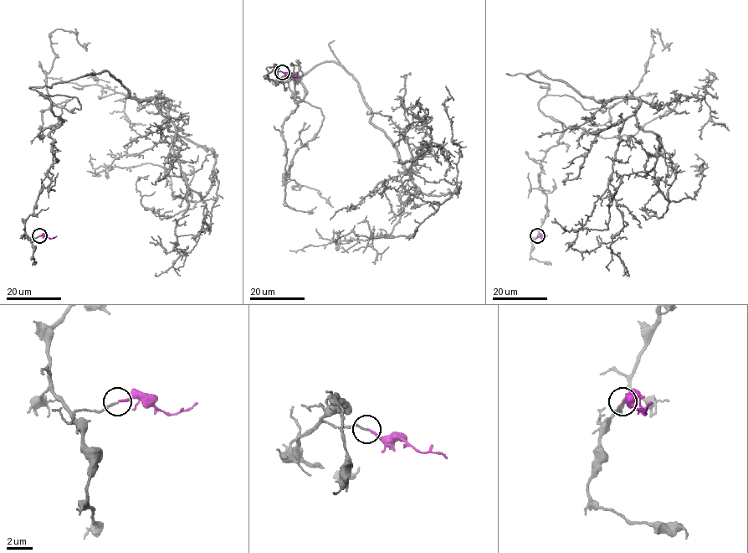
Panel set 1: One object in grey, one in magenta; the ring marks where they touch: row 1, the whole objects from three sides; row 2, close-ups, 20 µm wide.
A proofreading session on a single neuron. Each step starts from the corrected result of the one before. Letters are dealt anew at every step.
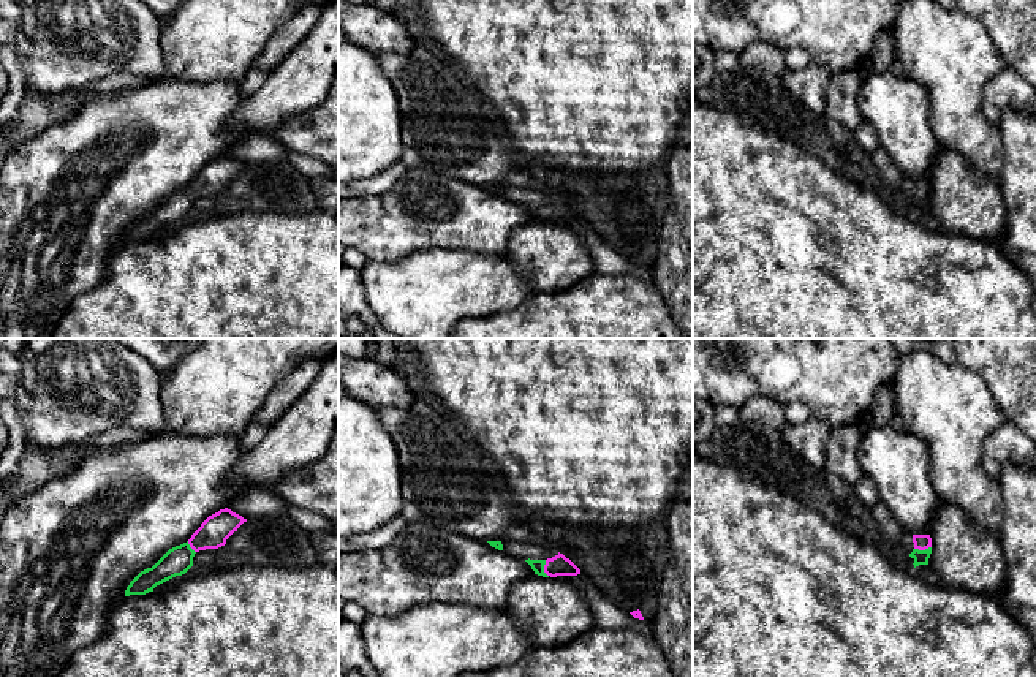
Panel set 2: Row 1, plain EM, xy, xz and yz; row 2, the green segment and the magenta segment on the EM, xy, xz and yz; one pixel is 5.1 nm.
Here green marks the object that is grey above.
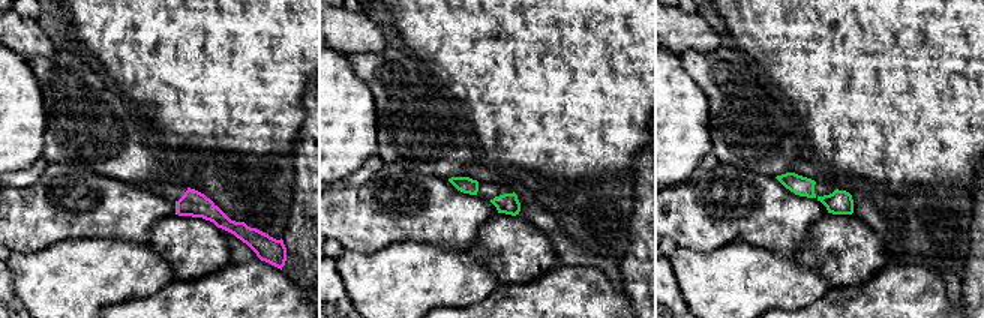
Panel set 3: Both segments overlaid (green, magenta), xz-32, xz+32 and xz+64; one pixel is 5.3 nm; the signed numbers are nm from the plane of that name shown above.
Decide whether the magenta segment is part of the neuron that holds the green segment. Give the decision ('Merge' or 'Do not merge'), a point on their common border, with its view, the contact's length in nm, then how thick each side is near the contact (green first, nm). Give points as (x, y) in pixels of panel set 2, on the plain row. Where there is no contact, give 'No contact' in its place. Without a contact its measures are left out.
Merge. Touches green at yz (922, 196). Shared border 90 nm. Thickness 80 nm (green) against 80 nm

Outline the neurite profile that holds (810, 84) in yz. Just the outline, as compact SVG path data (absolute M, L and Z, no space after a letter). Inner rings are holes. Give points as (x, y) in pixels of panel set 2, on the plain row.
M810 63L802 70L785 70L780 76L785 87L797 96L811 112L826 111L826 93L832 73L818 63Z

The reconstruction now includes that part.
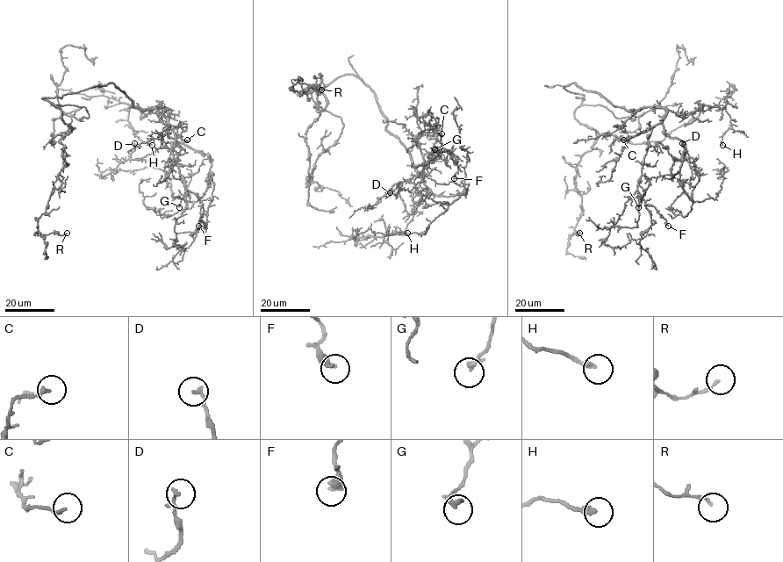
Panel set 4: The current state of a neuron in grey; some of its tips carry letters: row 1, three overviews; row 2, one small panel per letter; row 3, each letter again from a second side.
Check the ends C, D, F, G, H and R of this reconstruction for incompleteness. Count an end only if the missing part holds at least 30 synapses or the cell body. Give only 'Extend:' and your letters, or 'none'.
Extend: none

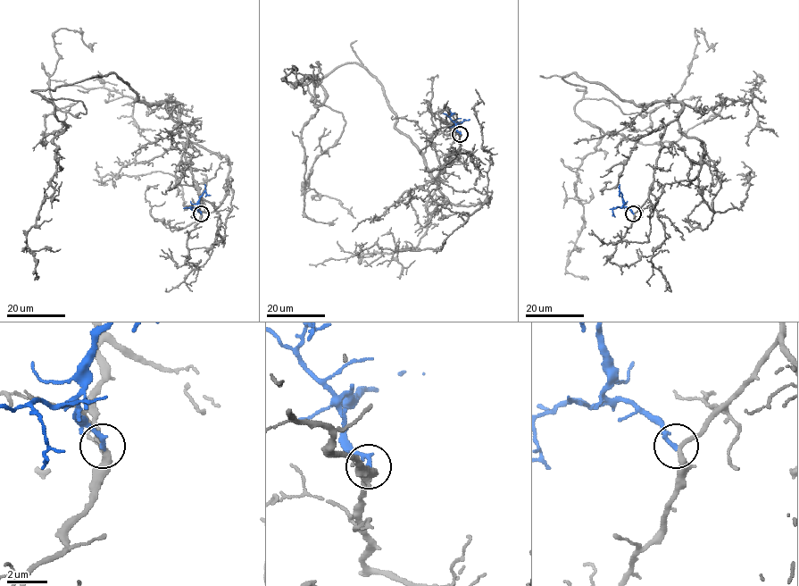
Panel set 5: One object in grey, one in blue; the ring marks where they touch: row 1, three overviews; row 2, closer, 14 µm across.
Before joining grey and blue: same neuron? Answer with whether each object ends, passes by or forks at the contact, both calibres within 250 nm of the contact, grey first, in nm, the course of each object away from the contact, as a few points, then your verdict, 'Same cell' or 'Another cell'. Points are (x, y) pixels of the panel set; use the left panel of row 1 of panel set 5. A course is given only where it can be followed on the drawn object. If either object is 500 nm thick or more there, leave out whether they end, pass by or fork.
At the ring grey passes by. At the ring blue ends. Thickness 240 nm (grey) against 240 nm. Course of grey: (201, 213), (176, 102), (137, 101), (115, 73), (33, 92), (84, 114), (53, 103), (54, 34), (95, 42). Course of blue: (201, 213), (196, 205), (199, 197), (205, 189), (204, 184). Another cell

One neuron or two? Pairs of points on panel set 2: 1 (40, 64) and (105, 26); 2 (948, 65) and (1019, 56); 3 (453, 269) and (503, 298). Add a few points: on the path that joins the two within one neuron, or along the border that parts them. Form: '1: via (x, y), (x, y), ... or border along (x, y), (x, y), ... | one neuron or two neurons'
1: via (56, 64), (89, 30) | one neuron
2: border along (983, 26), (1009, 67) | two neurons
3: via (465, 282), (486, 285), (491, 290) | one neuron

